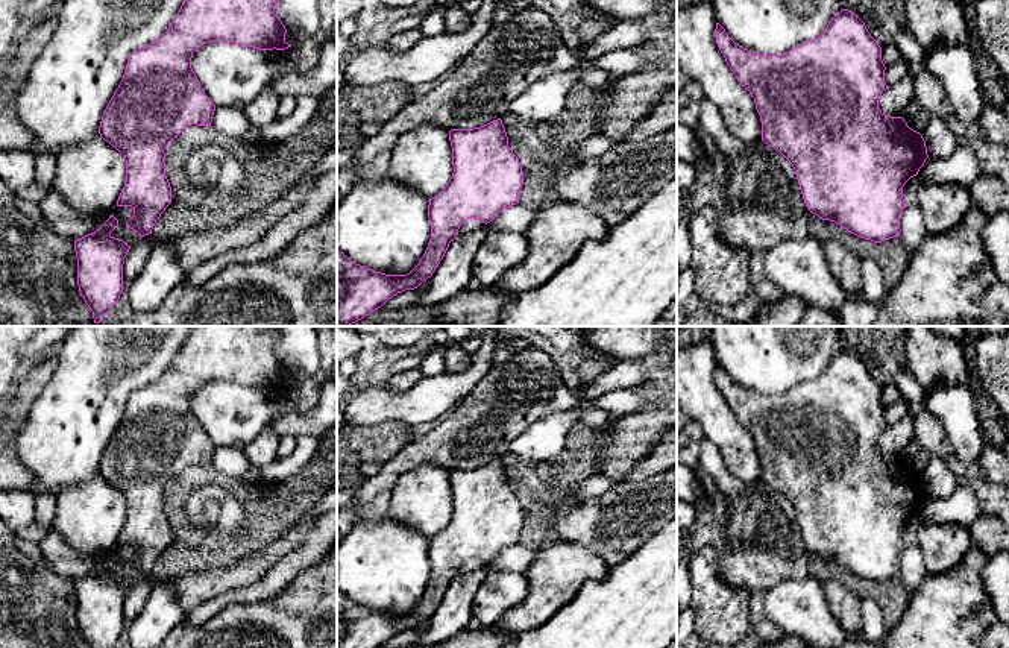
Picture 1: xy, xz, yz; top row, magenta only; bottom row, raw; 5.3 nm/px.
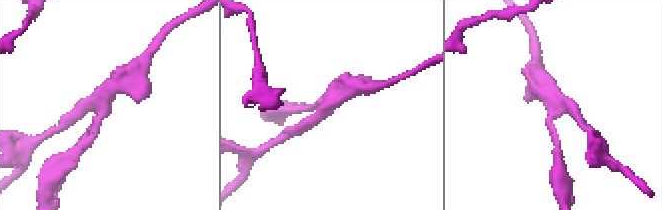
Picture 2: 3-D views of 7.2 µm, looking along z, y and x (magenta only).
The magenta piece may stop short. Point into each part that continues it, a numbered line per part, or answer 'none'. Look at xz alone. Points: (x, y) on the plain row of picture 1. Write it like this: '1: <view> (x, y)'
none

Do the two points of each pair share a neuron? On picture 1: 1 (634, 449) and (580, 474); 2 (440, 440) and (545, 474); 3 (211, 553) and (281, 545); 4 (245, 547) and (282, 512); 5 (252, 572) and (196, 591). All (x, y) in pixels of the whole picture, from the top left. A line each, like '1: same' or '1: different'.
1: different
2: different
3: different
4: same
5: same

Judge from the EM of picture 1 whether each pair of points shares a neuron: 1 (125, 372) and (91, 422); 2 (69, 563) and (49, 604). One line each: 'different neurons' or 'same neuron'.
1: same neuron
2: different neurons

